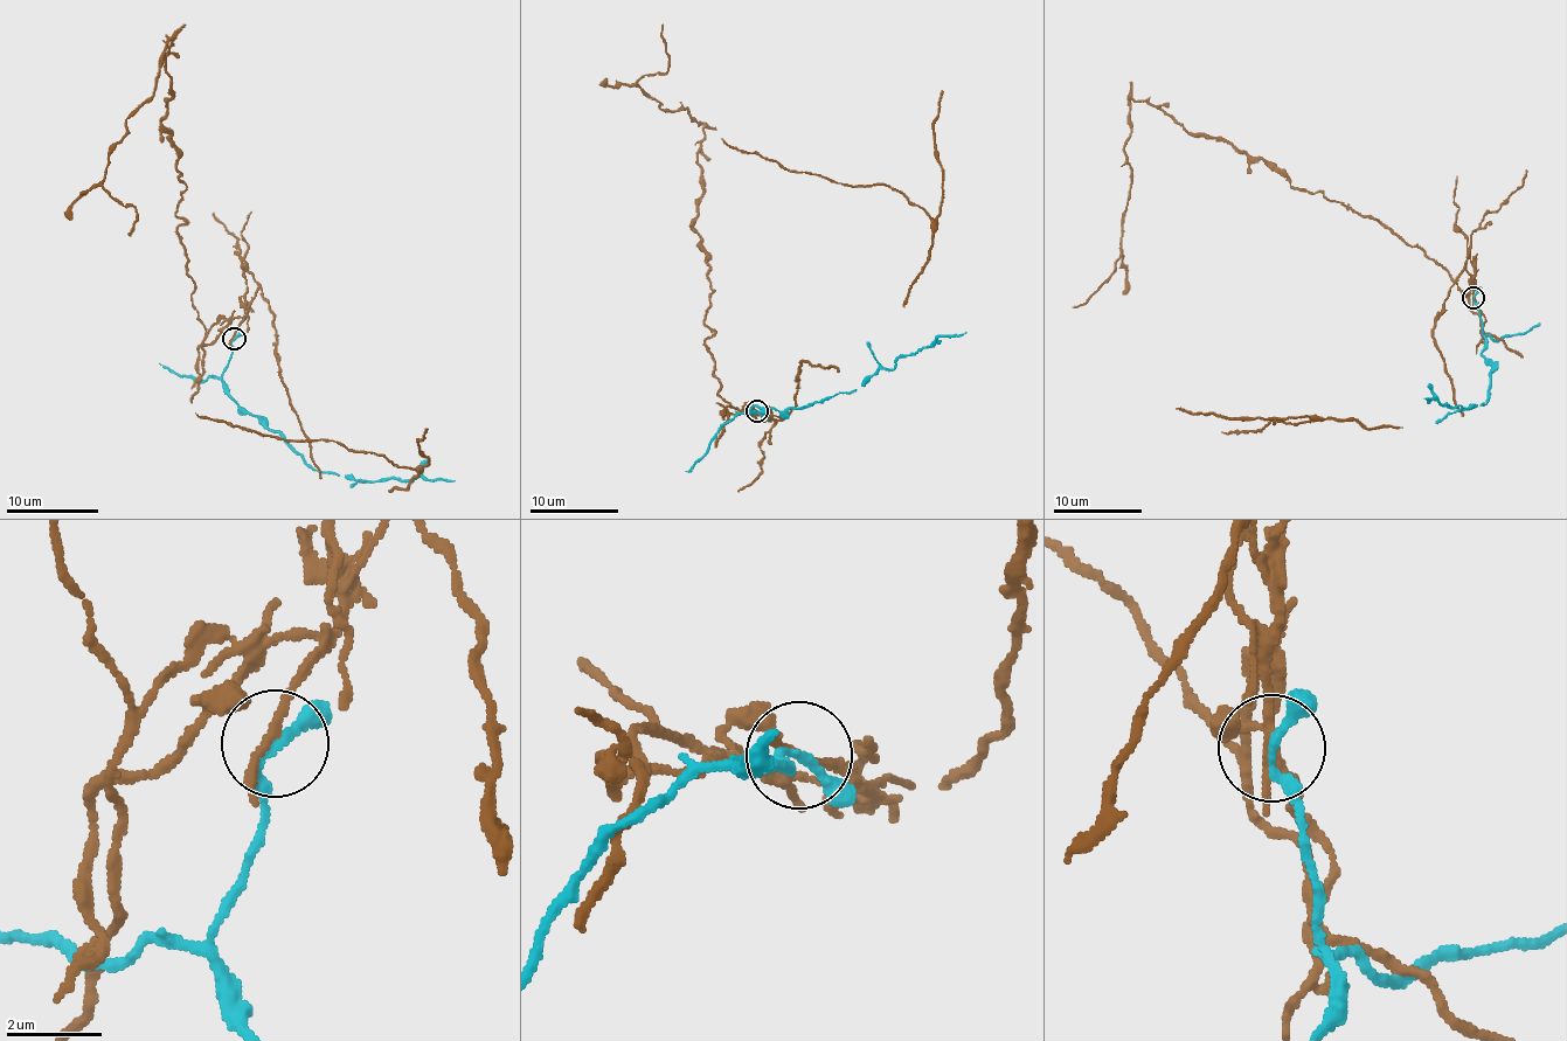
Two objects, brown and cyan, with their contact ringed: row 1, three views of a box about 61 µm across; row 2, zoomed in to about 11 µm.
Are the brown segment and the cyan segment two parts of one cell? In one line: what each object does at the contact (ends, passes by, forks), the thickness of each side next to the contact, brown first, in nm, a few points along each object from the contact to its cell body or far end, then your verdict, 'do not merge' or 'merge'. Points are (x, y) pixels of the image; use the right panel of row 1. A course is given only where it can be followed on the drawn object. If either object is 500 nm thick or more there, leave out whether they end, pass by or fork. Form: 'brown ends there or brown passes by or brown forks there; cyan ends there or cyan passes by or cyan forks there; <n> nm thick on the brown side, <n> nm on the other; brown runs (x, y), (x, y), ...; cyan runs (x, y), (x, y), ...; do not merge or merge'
brown passes by; cyan passes by; 150 nm thick on the brown side, 190 nm on the other; brown runs (1472, 298), (1472, 277), (1467, 297), (1374, 220), (1294, 188), (1145, 101), (1130, 102), (1120, 258), (1073, 306); cyan runs (1472, 298), (1484, 333), (1482, 355), (1490, 366), (1485, 403), (1461, 409), (1425, 398); do not merge

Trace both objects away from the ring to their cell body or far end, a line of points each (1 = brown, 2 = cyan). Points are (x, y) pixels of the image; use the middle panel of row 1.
1: (756, 410), (718, 395), (705, 342), (701, 124), (636, 82), (667, 71), (663, 25)
2: (756, 410), (746, 414), (758, 406), (779, 411), (852, 393), (937, 337), (966, 332)

